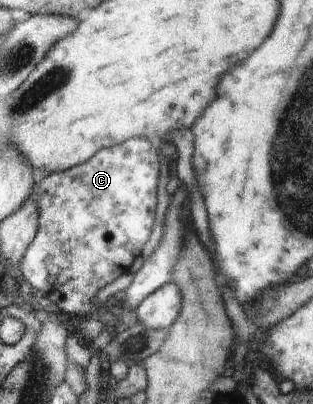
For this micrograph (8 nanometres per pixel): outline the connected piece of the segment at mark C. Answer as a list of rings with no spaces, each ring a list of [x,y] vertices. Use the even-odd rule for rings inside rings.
[[[133,137],[122,143],[113,145],[109,148],[98,150],[88,161],[65,169],[64,171],[51,172],[46,176],[40,176],[36,180],[32,196],[37,199],[37,210],[39,211],[38,233],[27,246],[24,257],[20,263],[20,273],[24,275],[26,281],[30,283],[33,289],[39,291],[39,294],[47,295],[52,309],[59,309],[66,313],[74,313],[81,319],[84,317],[96,317],[98,306],[95,305],[96,293],[110,285],[112,281],[118,279],[120,275],[129,271],[134,259],[142,253],[142,247],[152,233],[156,211],[156,187],[158,187],[158,177],[160,177],[160,162],[158,162],[159,150],[157,145],[150,143],[146,138]]]

